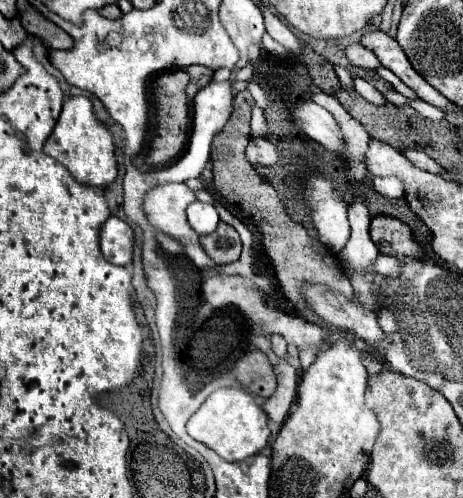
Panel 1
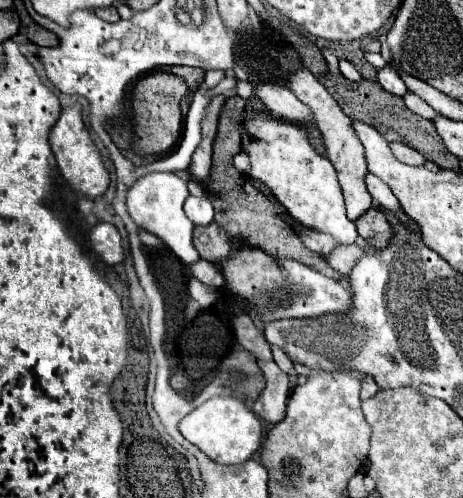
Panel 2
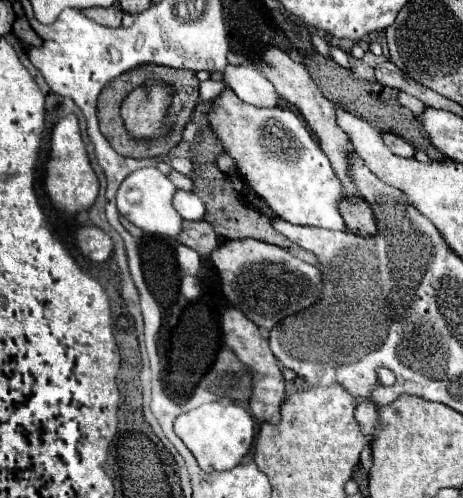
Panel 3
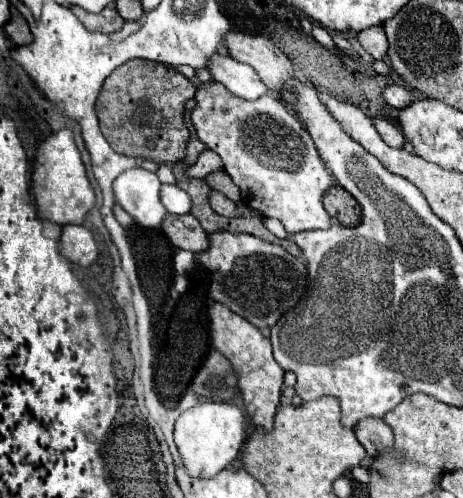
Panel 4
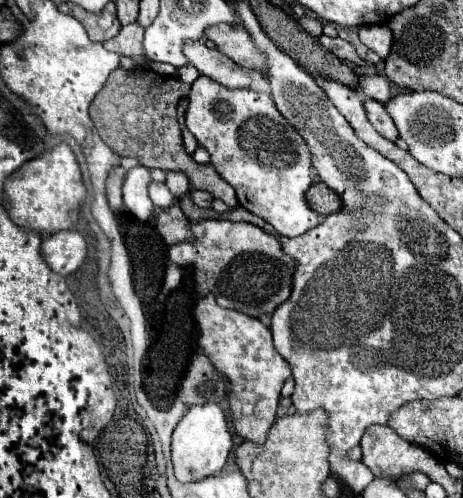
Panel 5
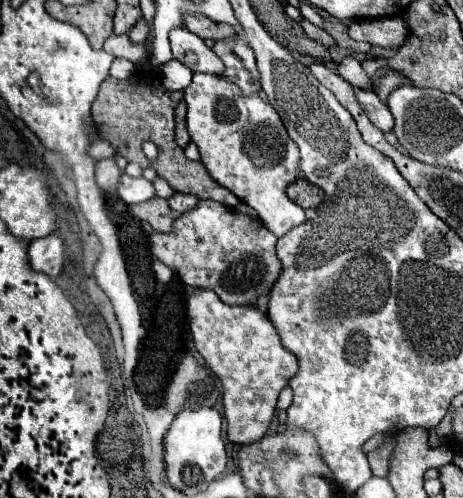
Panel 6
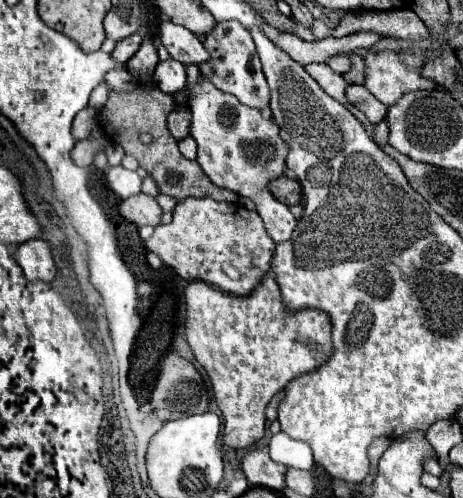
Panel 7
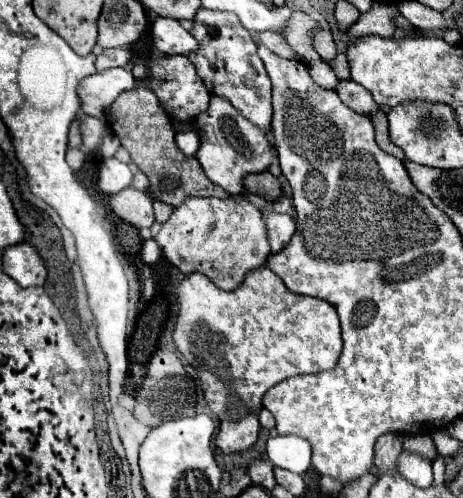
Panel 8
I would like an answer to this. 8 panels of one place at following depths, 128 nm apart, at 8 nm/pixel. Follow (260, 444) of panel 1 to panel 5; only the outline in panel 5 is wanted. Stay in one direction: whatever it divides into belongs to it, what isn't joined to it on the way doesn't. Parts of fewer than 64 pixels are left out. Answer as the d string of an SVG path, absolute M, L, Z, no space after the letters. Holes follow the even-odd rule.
M220 404L192 406L172 432L172 462L174 474L180 482L196 482L220 472L232 448L232 434L228 430L226 412Z

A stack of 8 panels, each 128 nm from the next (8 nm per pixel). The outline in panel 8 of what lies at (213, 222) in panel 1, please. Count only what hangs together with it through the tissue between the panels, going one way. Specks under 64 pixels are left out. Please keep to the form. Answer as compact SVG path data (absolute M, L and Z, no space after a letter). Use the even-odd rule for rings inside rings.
M116 158L102 160L98 172L98 186L104 194L116 194L120 190L130 188L130 184L132 184L132 170L128 168L128 164Z

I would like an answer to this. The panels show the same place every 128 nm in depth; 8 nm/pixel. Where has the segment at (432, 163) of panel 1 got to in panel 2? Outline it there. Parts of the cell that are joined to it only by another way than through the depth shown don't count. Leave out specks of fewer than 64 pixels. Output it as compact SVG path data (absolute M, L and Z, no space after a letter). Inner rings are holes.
M392 142L390 148L392 148L394 156L396 156L400 162L404 162L404 164L410 164L410 166L424 166L424 164L426 164L426 158L424 158L420 152L416 152L414 148L406 146L406 144Z

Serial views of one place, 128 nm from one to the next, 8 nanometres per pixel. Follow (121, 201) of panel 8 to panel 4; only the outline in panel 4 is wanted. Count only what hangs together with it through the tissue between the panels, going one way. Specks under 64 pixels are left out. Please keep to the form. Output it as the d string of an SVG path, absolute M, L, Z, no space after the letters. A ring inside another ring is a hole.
M168 214L162 222L162 230L176 248L190 250L194 254L200 254L208 248L208 234L200 228L200 222L192 214Z

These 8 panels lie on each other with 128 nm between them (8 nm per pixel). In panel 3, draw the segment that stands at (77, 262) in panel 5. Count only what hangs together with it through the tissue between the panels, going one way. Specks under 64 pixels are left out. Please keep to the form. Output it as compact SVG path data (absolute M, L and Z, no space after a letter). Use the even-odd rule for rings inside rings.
M82 226L76 232L80 252L92 262L106 262L114 252L112 238L98 226Z

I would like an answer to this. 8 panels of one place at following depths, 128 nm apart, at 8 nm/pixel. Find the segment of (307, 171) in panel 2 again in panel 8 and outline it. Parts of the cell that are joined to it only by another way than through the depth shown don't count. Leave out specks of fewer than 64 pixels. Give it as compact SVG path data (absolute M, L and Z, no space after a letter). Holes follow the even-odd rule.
M212 96L208 110L196 116L194 124L198 126L198 134L204 136L200 138L200 150L196 152L196 158L204 174L228 194L244 194L244 176L260 174L272 164L274 152L266 132L252 126L252 122L246 120L230 100ZM262 210L266 228L268 228L268 240L272 246L272 252L280 252L294 234L294 220L288 214L280 214L274 210Z

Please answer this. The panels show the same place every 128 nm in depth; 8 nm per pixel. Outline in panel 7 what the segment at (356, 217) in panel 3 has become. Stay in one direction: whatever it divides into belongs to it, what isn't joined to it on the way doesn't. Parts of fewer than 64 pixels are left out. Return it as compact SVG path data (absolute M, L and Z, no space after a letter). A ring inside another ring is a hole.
M288 176L276 178L276 180L270 184L270 192L272 192L280 202L286 202L288 206L300 204L300 200L302 200L300 182L298 182L298 180L292 180L292 178L288 178Z

